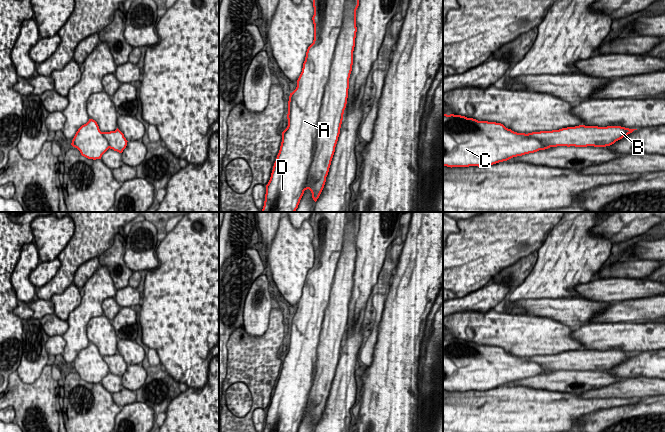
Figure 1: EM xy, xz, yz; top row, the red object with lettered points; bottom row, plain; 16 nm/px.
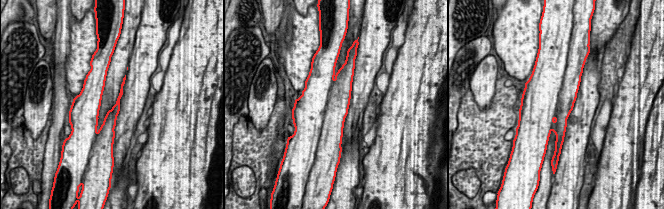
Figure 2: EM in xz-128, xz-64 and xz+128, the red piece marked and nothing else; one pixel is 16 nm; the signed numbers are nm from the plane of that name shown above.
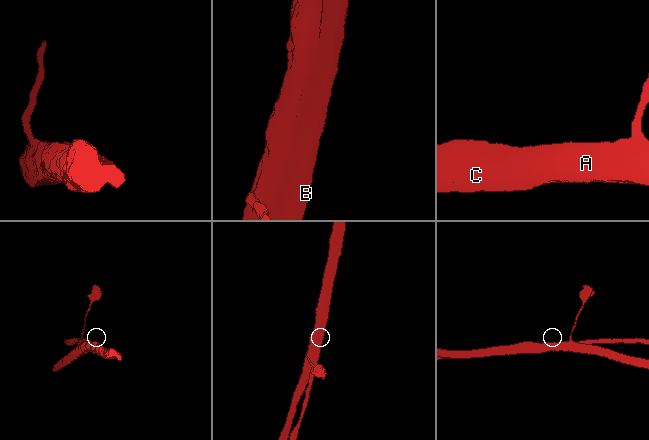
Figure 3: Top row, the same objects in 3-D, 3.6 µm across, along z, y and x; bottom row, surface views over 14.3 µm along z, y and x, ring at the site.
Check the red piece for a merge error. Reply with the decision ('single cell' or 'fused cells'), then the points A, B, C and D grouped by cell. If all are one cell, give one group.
fused cells; A C D / B

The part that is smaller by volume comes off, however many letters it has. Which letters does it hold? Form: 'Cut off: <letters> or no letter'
Cut off: B

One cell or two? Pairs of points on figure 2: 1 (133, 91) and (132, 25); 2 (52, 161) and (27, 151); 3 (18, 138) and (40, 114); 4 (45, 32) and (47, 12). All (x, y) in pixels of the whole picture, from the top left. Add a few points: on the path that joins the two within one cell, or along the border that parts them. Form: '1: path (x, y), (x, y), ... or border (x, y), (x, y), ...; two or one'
1: border (138, 28), (127, 66); two
2: border (48, 134), (40, 180); two
3: border (48, 117), (42, 132), (33, 139); two
4: path (46, 27), (46, 17); one

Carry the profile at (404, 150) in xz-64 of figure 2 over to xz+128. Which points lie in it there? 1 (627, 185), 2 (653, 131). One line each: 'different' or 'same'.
1: same
2: different

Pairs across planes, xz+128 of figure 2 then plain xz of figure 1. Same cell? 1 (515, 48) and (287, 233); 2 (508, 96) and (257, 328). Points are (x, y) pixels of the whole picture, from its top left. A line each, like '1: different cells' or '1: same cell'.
1: same cell
2: different cells

